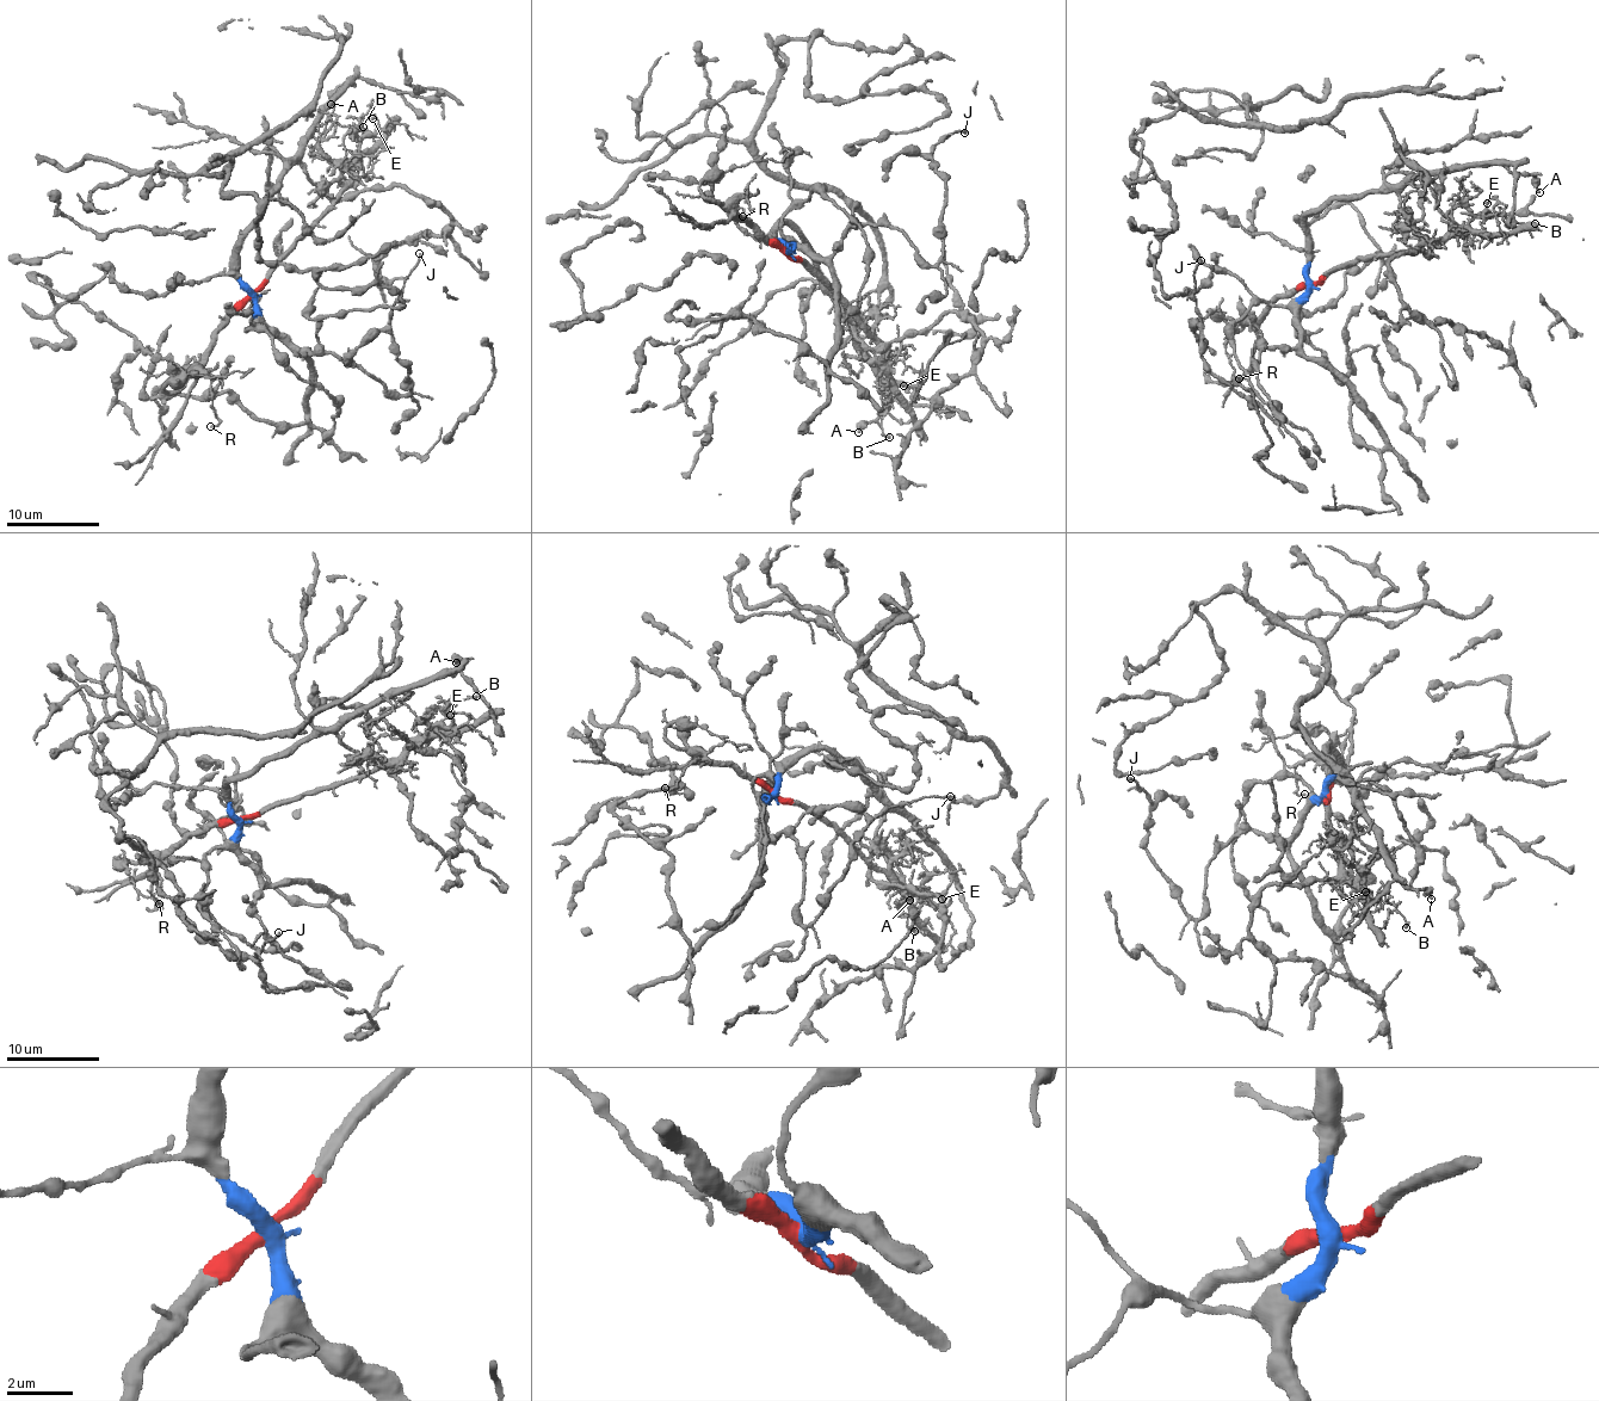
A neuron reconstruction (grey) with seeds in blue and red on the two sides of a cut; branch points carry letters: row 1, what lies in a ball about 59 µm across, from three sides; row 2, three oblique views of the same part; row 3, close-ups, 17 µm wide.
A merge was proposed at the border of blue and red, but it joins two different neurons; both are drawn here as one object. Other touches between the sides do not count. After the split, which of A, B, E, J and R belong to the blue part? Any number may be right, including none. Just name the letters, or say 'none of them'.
A, J

